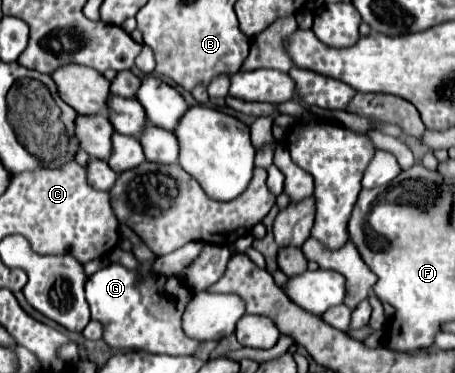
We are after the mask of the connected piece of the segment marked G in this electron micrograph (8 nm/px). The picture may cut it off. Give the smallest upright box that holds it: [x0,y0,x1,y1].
[85,260,201,356]

